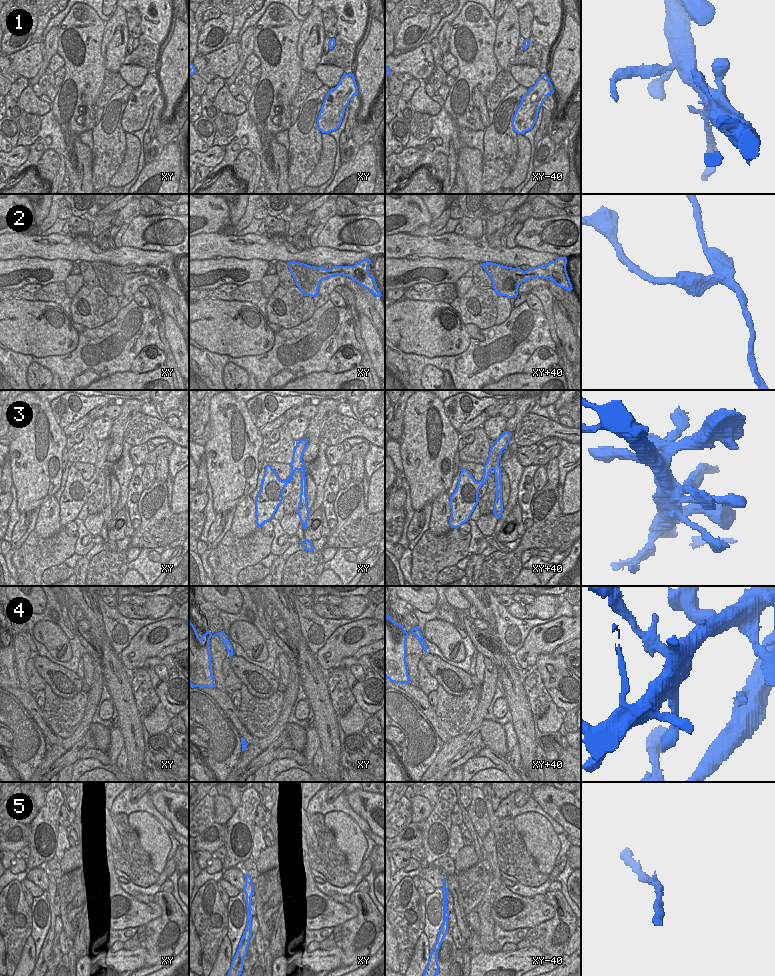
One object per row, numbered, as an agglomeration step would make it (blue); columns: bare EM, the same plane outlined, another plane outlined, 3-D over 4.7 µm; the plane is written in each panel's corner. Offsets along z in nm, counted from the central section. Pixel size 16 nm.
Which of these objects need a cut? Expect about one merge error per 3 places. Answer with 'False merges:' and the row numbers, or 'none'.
False merges: 2, 3, 4.

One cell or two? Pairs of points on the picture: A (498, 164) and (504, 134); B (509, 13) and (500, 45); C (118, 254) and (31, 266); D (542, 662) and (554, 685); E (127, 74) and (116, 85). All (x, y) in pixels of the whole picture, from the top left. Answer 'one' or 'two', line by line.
A: one
B: one
C: two
D: one
E: two

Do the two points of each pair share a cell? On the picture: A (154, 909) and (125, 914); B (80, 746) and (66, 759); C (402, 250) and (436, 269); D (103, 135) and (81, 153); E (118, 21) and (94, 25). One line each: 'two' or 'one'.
A: one
B: one
C: two
D: two
E: two

